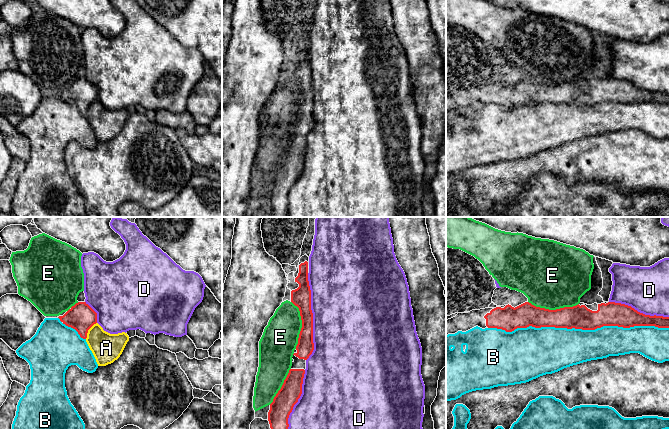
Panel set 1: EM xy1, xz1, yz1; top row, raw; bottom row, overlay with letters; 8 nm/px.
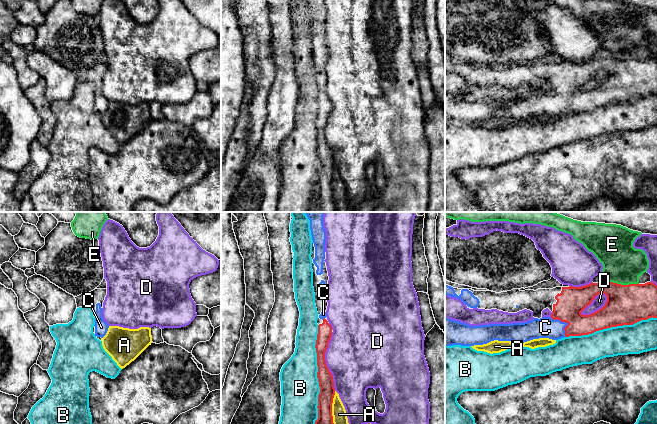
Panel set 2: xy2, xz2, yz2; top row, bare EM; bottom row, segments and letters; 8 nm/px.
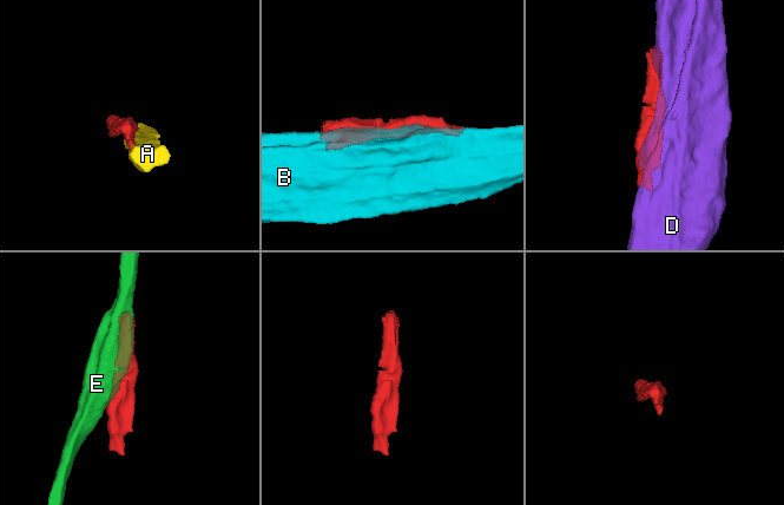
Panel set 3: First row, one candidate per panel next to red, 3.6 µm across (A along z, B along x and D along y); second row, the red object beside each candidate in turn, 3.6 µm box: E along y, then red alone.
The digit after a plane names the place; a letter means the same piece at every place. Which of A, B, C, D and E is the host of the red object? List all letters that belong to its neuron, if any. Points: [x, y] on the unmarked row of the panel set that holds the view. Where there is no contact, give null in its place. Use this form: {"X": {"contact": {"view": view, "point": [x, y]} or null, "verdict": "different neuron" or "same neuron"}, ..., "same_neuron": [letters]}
{"A": {"contact": {"view": "xz2", "point": [331, 189]}, "verdict": "different neuron"}, "B": {"contact": {"view": "yz1", "point": [578, 104]}, "verdict": "different neuron"}, "C": {"contact": {"view": "yz2", "point": [565, 97]}, "verdict": "same neuron"}, "D": {"contact": {"view": "xz1", "point": [312, 93]}, "verdict": "different neuron"}, "E": {"contact": {"view": "yz1", "point": [553, 86]}, "verdict": "different neuron"}, "same_neuron": ["C"]}

